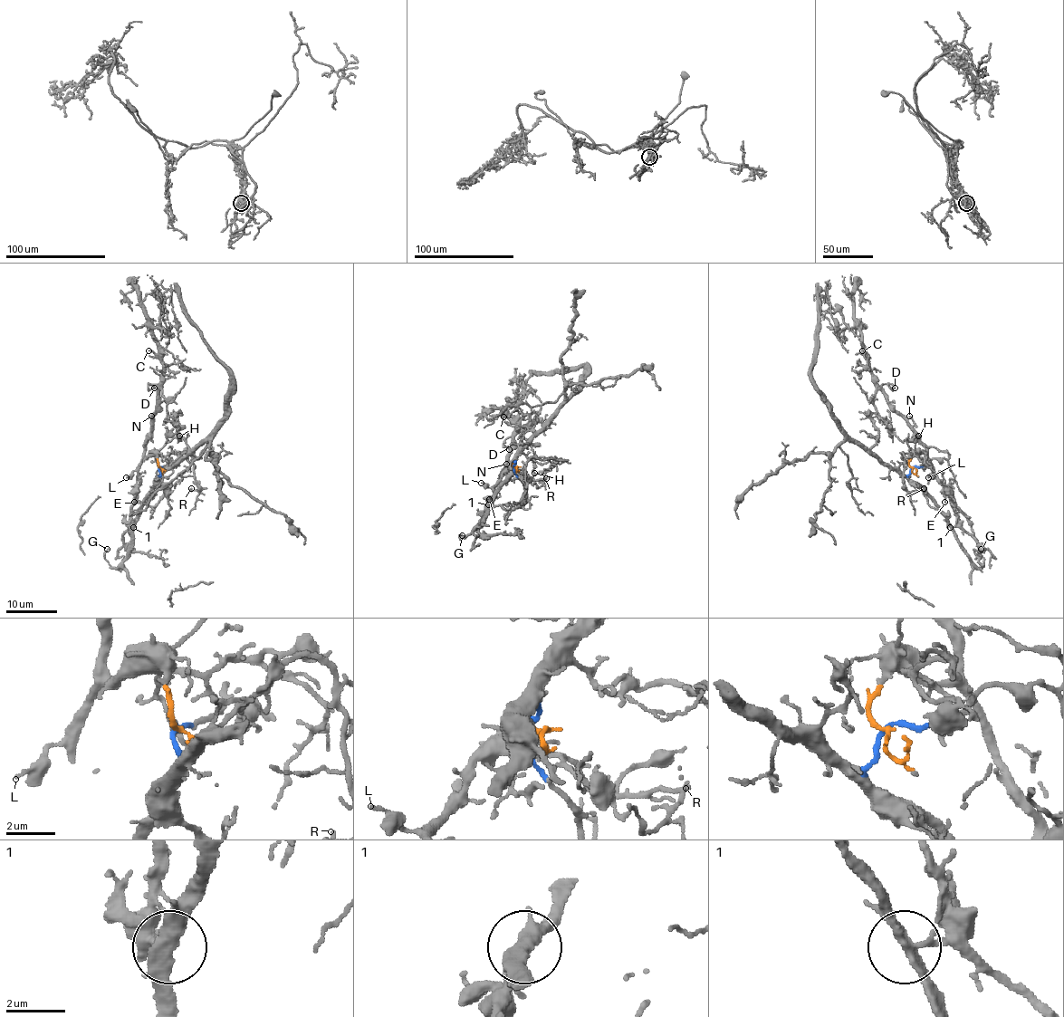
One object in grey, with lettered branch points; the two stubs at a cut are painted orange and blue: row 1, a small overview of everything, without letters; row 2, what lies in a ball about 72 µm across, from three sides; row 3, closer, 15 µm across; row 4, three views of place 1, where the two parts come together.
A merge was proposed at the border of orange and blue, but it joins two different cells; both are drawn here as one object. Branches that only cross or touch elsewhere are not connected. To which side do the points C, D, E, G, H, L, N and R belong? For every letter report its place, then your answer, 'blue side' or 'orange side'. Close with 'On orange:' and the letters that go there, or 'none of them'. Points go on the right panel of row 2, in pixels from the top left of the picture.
C: at (862, 350); orange side
D: at (895, 388); orange side
E: at (944, 502); orange side
G: at (981, 549); blue side
H: at (918, 436); orange side
L: at (928, 477); orange side
N: at (909, 416); orange side
R: at (924, 488); blue side
On orange: C, D, E, H, L, N

